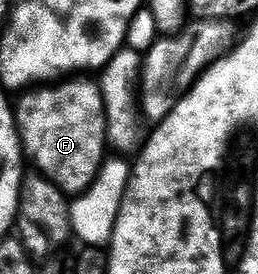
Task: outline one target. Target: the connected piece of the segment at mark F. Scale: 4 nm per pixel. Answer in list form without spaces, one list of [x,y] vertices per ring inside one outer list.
[[[66,80],[63,86],[59,84],[51,85],[49,88],[34,88],[29,92],[23,93],[19,102],[16,102],[16,121],[18,124],[18,137],[22,140],[22,149],[34,161],[33,169],[41,174],[43,178],[47,178],[49,182],[53,182],[59,191],[66,196],[77,196],[82,194],[94,183],[94,178],[98,174],[98,169],[102,167],[104,159],[107,157],[108,151],[108,135],[106,133],[106,105],[102,99],[102,92],[97,81],[94,82],[74,82],[78,80]]]

